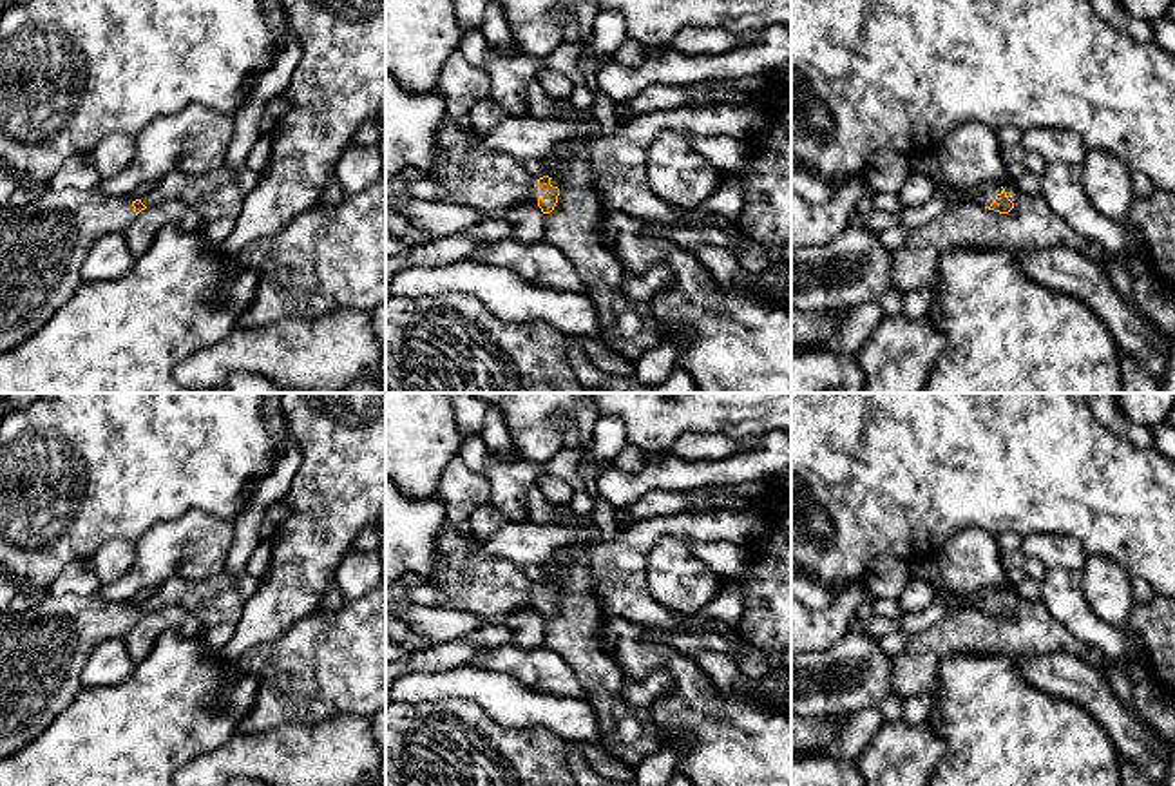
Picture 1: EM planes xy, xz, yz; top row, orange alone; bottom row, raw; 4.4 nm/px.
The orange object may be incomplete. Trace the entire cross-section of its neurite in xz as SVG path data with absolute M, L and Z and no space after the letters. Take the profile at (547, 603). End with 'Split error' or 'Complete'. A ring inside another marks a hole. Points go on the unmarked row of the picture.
M447 520L438 532L436 551L435 569L411 580L427 581L442 594L438 609L476 614L494 627L523 607L536 609L543 619L554 616L559 585L536 583L509 560L492 556L469 523L454 525Z. Split error

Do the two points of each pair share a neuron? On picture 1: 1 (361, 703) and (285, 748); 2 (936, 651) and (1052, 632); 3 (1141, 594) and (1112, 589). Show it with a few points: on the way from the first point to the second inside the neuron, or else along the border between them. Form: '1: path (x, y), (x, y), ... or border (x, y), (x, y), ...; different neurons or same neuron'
1: border (366, 716), (330, 716), (315, 723), (296, 725); different neurons
2: path (965, 634), (1023, 634); same neuron
3: border (1130, 576), (1136, 602); different neurons

